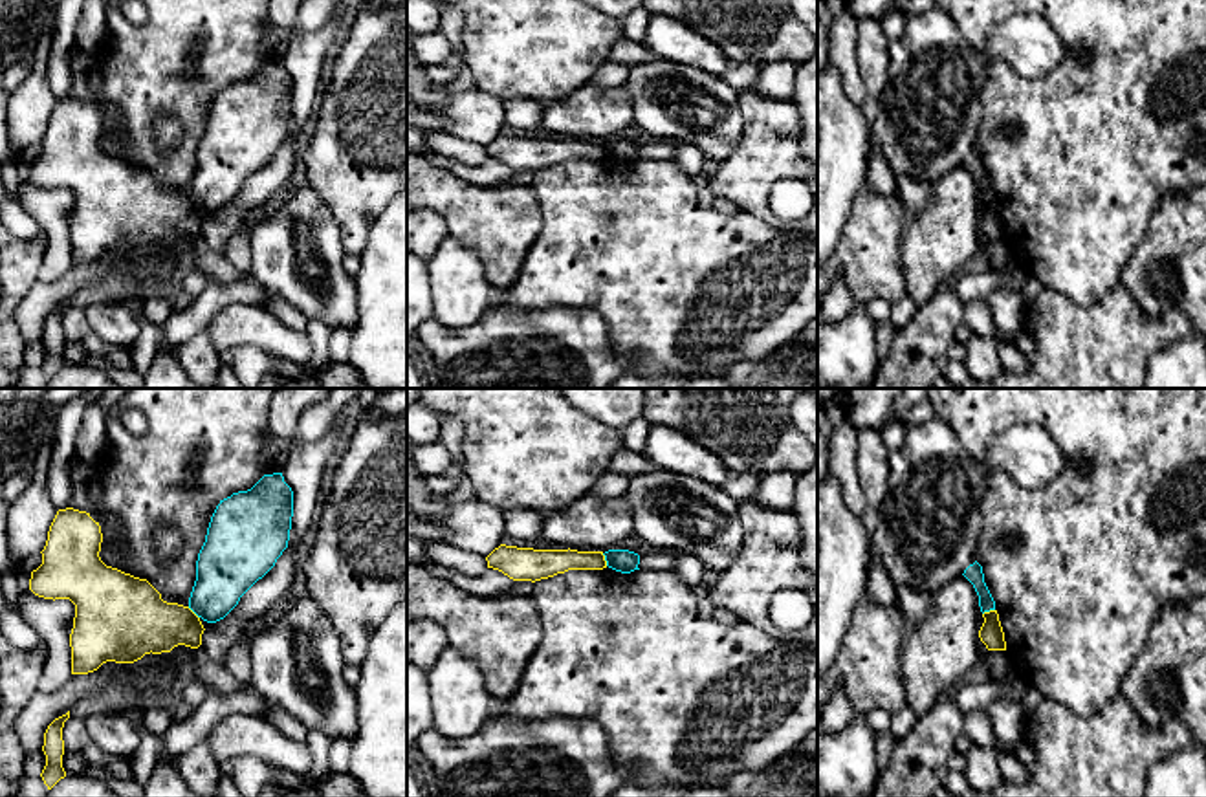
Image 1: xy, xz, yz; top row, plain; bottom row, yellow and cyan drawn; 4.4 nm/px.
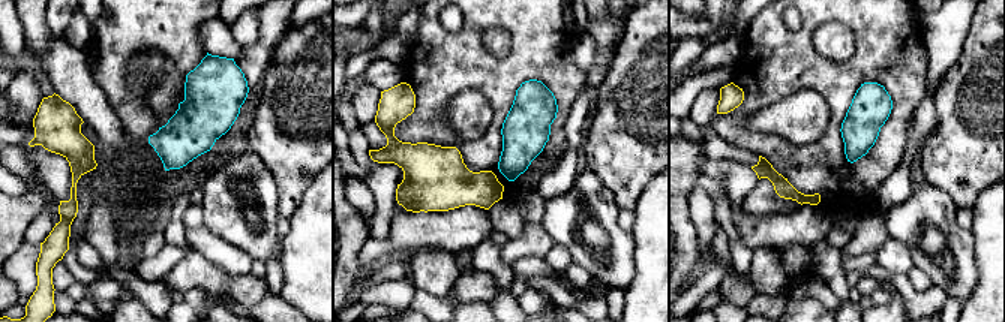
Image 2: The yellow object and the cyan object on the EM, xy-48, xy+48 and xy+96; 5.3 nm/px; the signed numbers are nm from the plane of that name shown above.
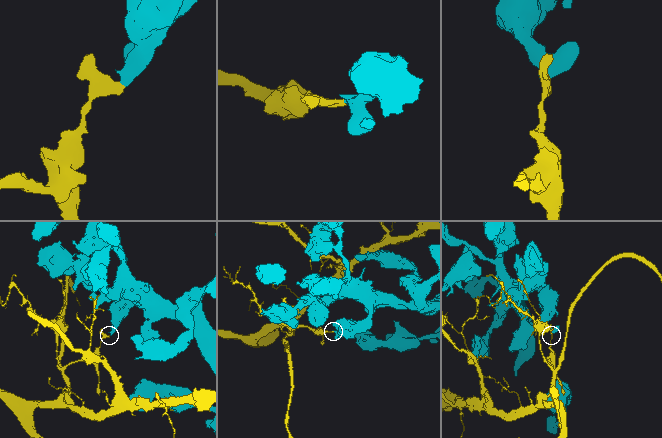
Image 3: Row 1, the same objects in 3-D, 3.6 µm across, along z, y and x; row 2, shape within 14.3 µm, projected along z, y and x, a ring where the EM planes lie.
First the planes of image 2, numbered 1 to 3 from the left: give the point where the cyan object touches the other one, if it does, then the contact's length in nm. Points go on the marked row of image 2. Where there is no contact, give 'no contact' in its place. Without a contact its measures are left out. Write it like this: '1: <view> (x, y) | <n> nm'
1: no contact
2: no contact
3: no contact

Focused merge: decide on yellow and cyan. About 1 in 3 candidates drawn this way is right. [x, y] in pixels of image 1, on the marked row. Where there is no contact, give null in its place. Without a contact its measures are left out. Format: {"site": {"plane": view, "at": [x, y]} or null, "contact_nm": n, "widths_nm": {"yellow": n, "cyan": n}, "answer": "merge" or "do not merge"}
{"site": {"plane": "xz", "at": [603, 559]}, "contact_nm": 60, "widths_nm": {"yellow": 130, "cyan": 100}, "answer": "do not merge"}

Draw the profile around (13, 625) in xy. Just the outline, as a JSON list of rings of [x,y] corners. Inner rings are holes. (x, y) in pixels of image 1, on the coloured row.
[[[0,577],[0,630],[18,649],[37,649],[44,645],[42,638],[33,628],[33,625],[5,601],[2,592],[2,577]]]

